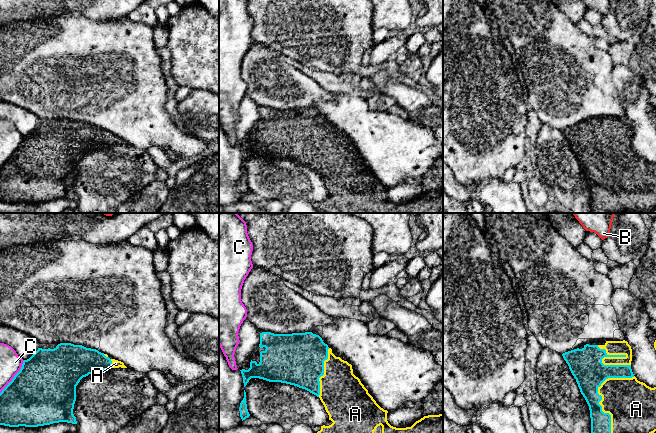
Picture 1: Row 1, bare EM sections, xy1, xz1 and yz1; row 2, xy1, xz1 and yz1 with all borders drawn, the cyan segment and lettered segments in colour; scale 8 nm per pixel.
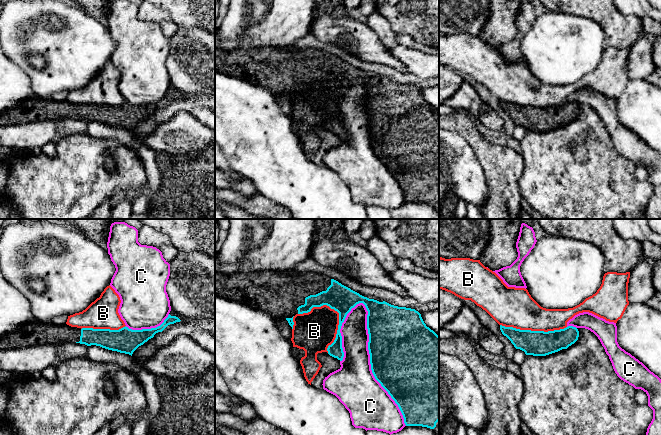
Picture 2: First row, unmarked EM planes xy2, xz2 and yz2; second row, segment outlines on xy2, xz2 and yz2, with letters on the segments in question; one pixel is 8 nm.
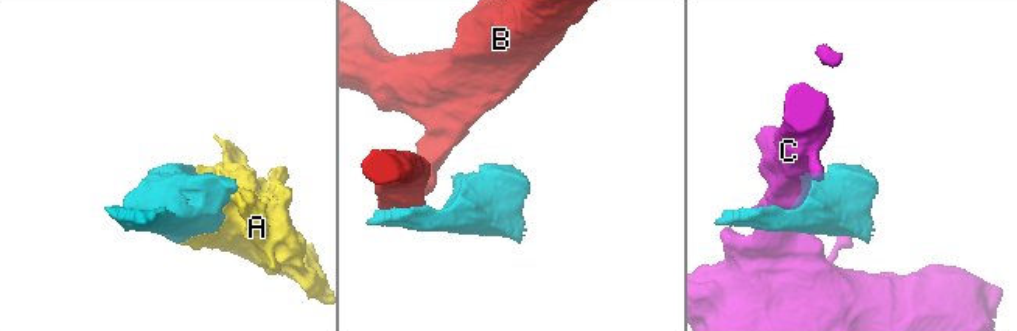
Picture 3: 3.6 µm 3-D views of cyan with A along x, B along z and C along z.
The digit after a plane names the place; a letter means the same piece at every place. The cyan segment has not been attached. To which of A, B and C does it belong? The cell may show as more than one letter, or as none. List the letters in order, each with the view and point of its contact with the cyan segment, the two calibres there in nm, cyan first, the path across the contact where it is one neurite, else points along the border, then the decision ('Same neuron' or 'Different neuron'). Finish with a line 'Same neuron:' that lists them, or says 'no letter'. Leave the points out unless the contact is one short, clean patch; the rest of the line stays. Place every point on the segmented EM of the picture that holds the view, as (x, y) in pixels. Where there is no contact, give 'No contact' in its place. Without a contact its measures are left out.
A: Touches cyan at yz1 (606, 365). Thickness 260 nm (cyan) against 110 nm. Same neuron
B: Touches cyan at xz2 (338, 312). Thickness 220 nm (cyan) against 320 nm. Different neuron
C: Touches cyan at xz2 (370, 363). Thickness 500 nm (cyan) against 340 nm. Different neuron
Same neuron: A

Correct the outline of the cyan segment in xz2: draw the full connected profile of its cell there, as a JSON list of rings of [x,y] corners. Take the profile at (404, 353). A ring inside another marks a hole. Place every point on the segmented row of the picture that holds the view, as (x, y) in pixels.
[[[215,271],[215,295],[262,310],[275,320],[286,319],[292,329],[296,314],[308,313],[313,307],[329,306],[339,313],[339,325],[336,338],[327,351],[340,361],[344,357],[340,333],[342,323],[352,308],[363,303],[368,311],[368,350],[375,379],[398,405],[406,426],[427,427],[439,435],[439,336],[426,326],[415,309],[369,299],[326,275],[314,272]]]

